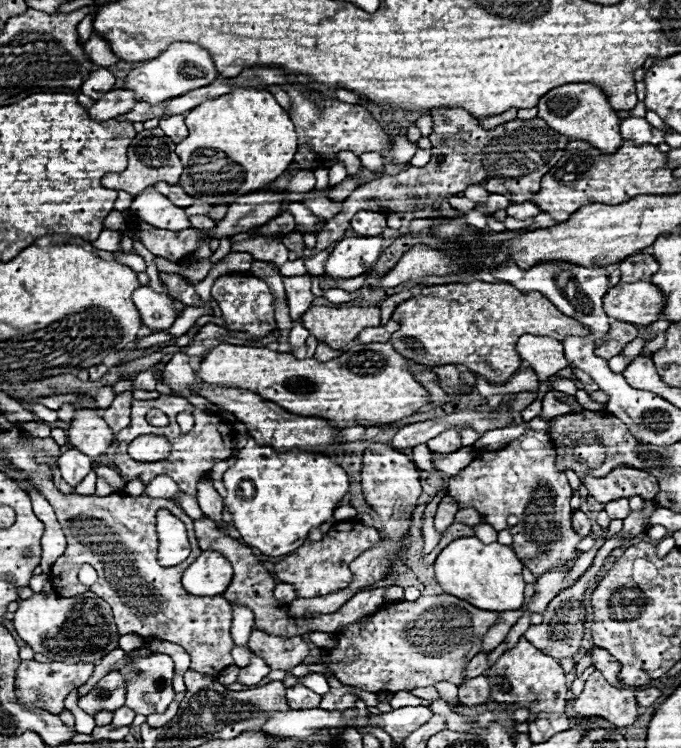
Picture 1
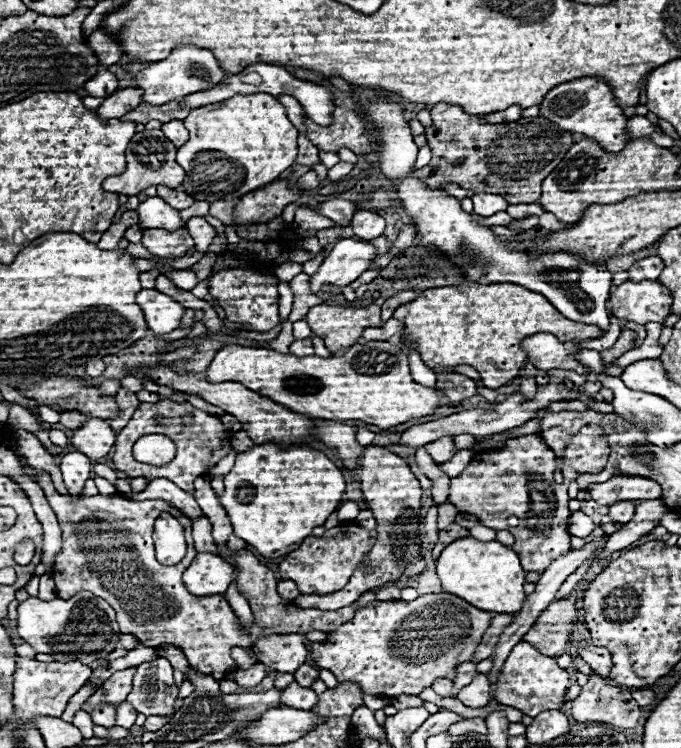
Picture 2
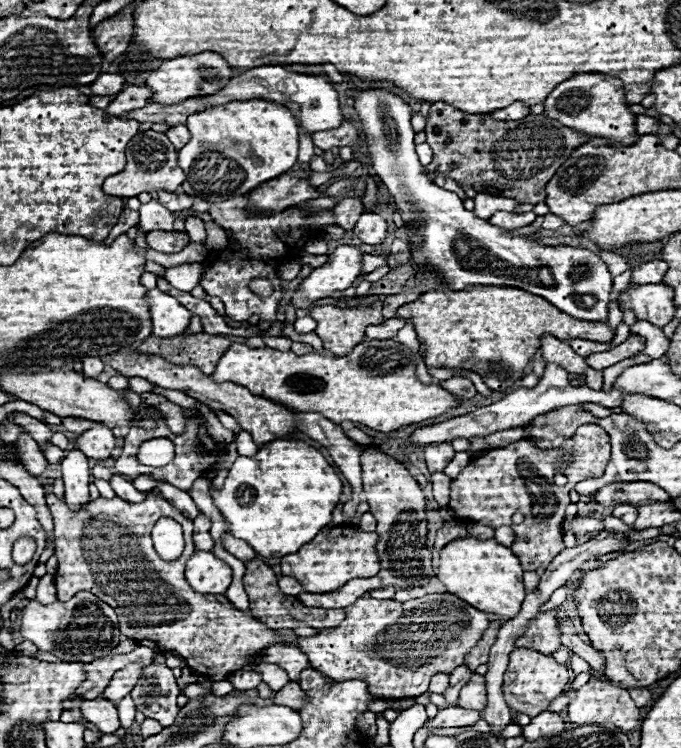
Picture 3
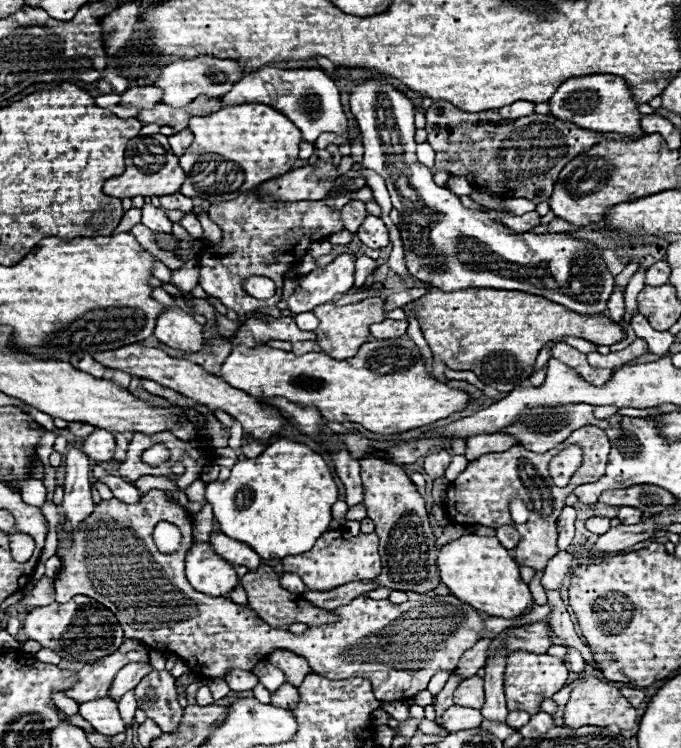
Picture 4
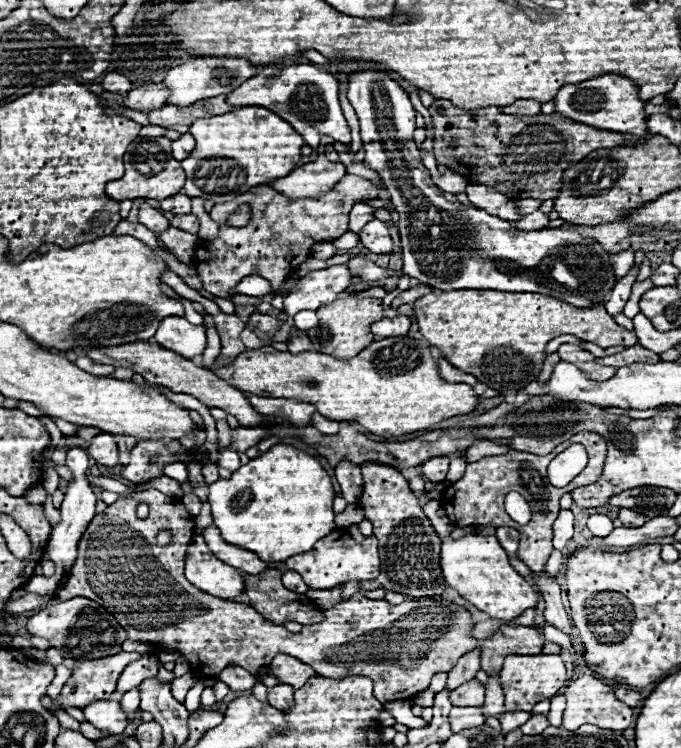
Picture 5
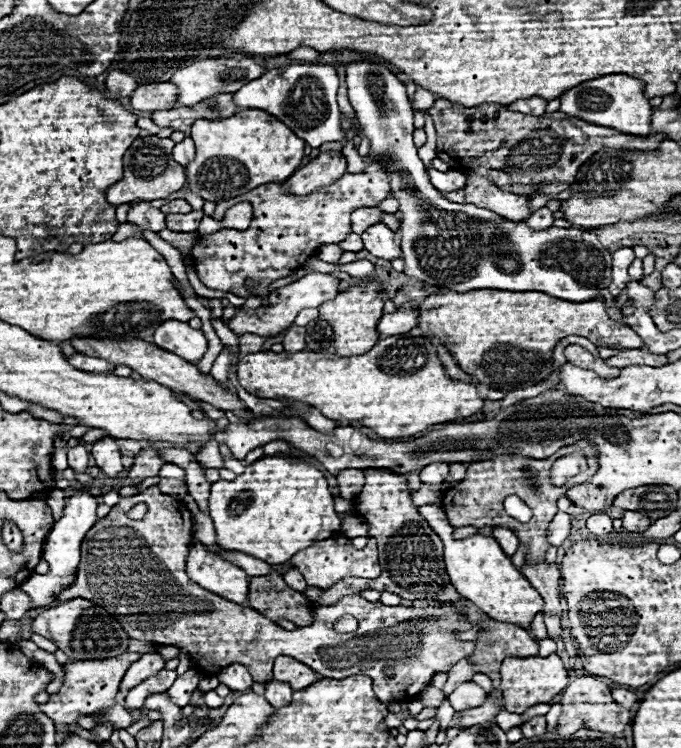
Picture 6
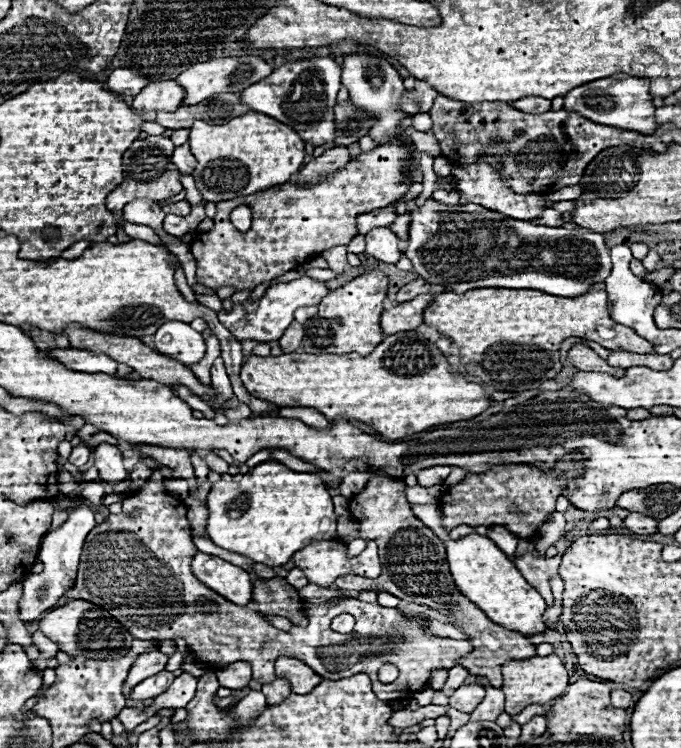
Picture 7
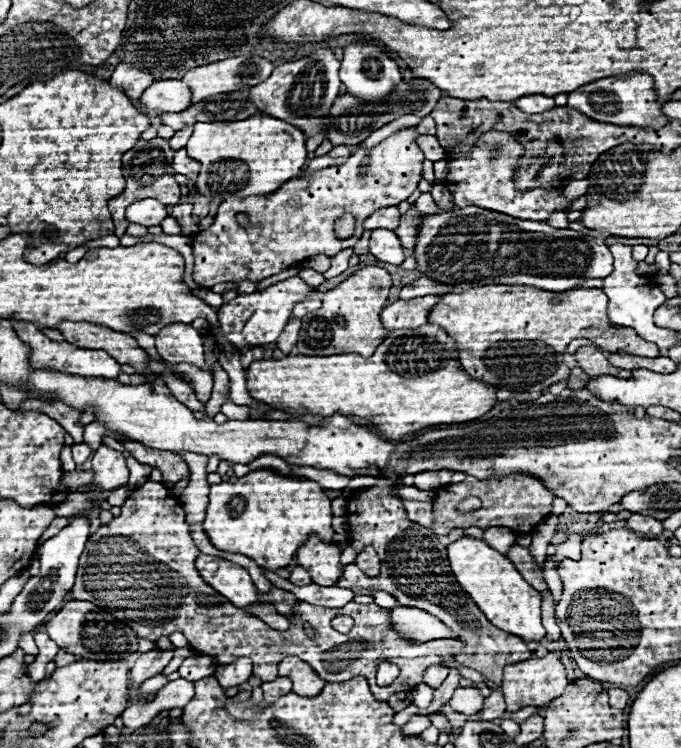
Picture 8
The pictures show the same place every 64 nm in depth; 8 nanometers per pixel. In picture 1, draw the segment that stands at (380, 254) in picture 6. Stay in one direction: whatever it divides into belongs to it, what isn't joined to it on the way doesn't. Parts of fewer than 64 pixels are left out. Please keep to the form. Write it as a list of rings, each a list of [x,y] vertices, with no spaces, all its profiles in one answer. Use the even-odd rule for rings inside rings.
[[[360,210],[354,214],[350,226],[358,236],[380,236],[386,230],[386,216],[382,212]]]

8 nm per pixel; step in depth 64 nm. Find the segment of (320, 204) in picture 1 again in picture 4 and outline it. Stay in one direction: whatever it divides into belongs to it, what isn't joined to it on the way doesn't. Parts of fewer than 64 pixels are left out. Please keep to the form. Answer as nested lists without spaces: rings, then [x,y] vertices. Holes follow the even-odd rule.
[[[350,200],[342,208],[342,218],[348,232],[356,232],[360,228],[360,222],[364,222],[364,216],[368,216],[368,212],[366,212],[366,204],[360,200]]]

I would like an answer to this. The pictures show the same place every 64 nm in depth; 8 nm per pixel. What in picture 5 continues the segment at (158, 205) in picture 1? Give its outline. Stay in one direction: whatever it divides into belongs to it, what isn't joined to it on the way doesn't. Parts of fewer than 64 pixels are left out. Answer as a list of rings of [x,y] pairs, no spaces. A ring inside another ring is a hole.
[[[142,204],[142,206],[140,206],[140,210],[138,210],[138,222],[144,224],[148,230],[156,232],[156,234],[170,228],[170,224],[168,224],[168,220],[164,218],[164,214],[162,214],[160,210],[152,208],[150,204]]]

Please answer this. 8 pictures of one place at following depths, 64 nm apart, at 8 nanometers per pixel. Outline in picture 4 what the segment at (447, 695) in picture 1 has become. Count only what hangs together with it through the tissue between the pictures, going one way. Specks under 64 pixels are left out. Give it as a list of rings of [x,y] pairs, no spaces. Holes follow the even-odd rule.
[[[438,672],[436,676],[432,676],[432,680],[428,684],[428,690],[436,696],[444,688],[444,684],[448,682],[448,676],[450,676],[450,672]]]

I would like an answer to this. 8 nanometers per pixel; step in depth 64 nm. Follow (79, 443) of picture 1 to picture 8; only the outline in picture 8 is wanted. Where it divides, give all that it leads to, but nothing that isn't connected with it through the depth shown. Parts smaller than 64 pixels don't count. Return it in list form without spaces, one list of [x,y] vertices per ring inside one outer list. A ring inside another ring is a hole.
[[[104,444],[92,456],[92,470],[94,470],[92,484],[80,486],[80,492],[116,490],[128,482],[126,458],[122,456],[122,452],[116,452]]]

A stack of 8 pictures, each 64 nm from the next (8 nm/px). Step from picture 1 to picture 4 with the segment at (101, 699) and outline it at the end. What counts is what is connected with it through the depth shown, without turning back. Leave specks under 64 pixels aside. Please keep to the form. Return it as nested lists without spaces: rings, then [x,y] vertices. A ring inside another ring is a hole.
[[[132,662],[132,664],[126,664],[114,678],[112,682],[112,688],[110,688],[110,698],[114,700],[120,700],[128,690],[134,690],[136,684],[148,674],[152,672],[152,664],[150,662]]]

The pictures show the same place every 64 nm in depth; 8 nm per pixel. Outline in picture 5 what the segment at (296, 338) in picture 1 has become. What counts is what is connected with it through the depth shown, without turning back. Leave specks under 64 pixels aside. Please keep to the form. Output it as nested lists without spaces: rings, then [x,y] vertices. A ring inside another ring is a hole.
[[[304,310],[304,312],[300,312],[300,314],[294,316],[294,326],[300,328],[300,330],[314,328],[316,324],[318,324],[318,316],[316,316],[316,312],[308,312],[308,310]]]

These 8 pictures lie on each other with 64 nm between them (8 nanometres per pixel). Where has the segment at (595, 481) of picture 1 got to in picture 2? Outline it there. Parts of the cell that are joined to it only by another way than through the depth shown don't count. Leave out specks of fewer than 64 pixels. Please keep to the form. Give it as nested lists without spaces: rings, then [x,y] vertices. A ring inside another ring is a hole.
[[[614,476],[604,484],[594,484],[588,492],[592,500],[596,500],[600,506],[616,504],[620,500],[642,502],[642,500],[662,498],[660,484],[648,478],[640,478],[640,476]]]

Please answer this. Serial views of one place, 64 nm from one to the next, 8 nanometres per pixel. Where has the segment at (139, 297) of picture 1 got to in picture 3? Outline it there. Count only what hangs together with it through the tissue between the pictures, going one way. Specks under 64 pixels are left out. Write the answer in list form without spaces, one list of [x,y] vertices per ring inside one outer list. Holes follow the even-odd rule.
[[[152,288],[146,292],[146,300],[150,302],[154,336],[174,338],[188,332],[188,326],[192,322],[192,312],[186,310],[176,298],[158,288]]]

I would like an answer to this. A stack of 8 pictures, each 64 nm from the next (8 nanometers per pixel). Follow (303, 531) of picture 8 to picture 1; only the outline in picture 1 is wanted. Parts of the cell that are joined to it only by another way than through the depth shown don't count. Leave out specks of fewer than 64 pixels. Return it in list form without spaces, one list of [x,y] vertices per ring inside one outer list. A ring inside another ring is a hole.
[[[248,438],[248,444],[238,450],[234,466],[224,474],[224,486],[228,490],[224,504],[242,540],[266,556],[284,556],[300,548],[312,528],[332,518],[348,492],[348,476],[332,458],[318,452],[292,450],[280,454]],[[244,482],[250,482],[254,490],[248,496],[242,488]]]

